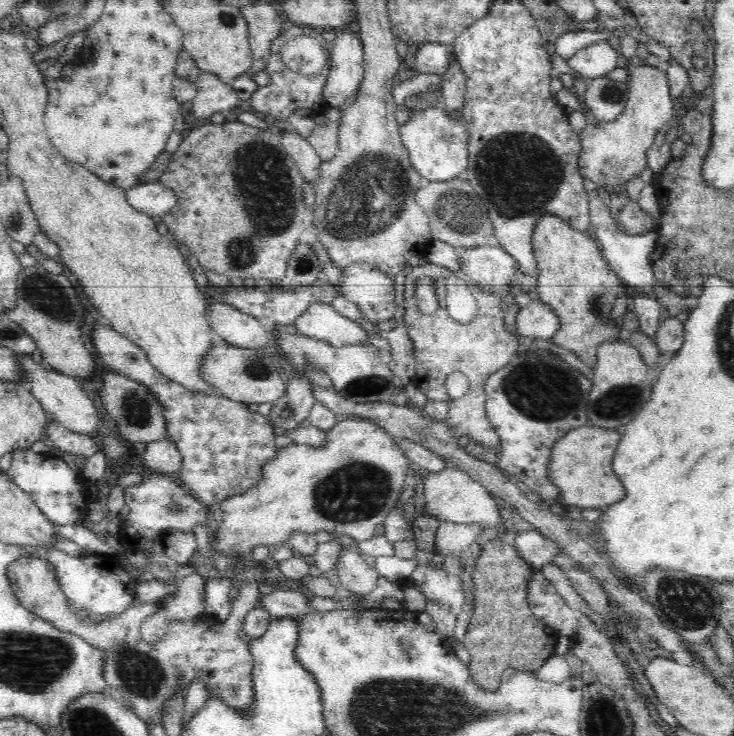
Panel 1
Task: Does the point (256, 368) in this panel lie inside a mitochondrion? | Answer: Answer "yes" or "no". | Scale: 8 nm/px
yes

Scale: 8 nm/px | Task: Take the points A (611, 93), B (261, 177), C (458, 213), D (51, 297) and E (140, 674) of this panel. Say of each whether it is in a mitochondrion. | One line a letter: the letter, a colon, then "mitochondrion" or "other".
A: mitochondrion
B: mitochondrion
C: mitochondrion
D: mitochondrion
E: mitochondrion

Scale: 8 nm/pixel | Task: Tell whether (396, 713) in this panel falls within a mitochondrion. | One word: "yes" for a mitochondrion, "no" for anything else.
yes

